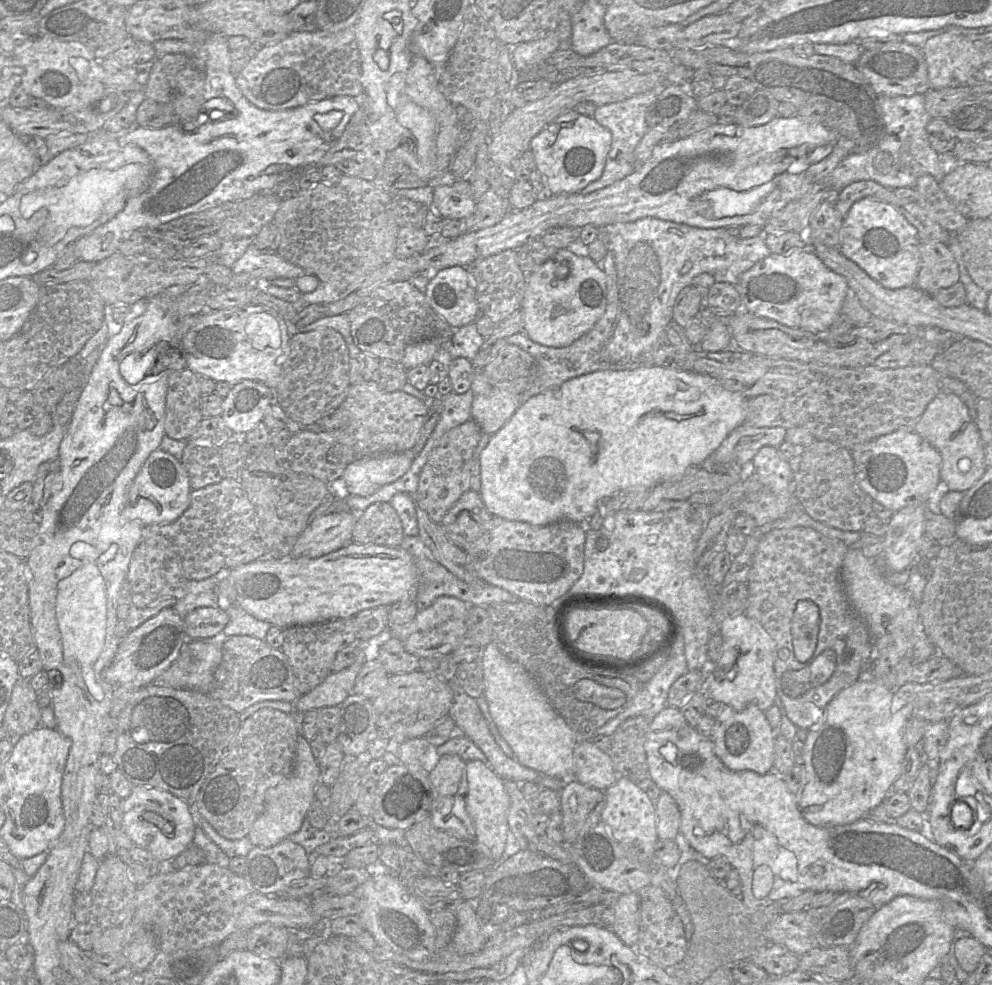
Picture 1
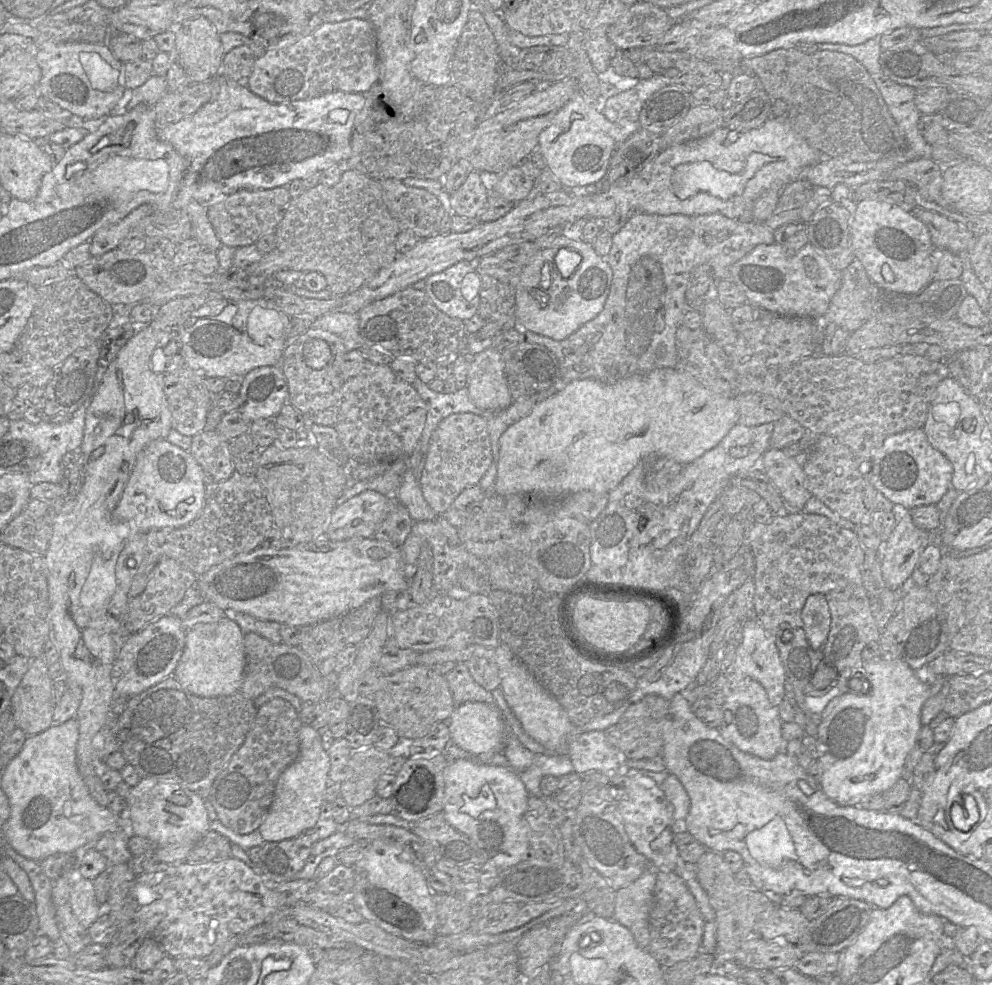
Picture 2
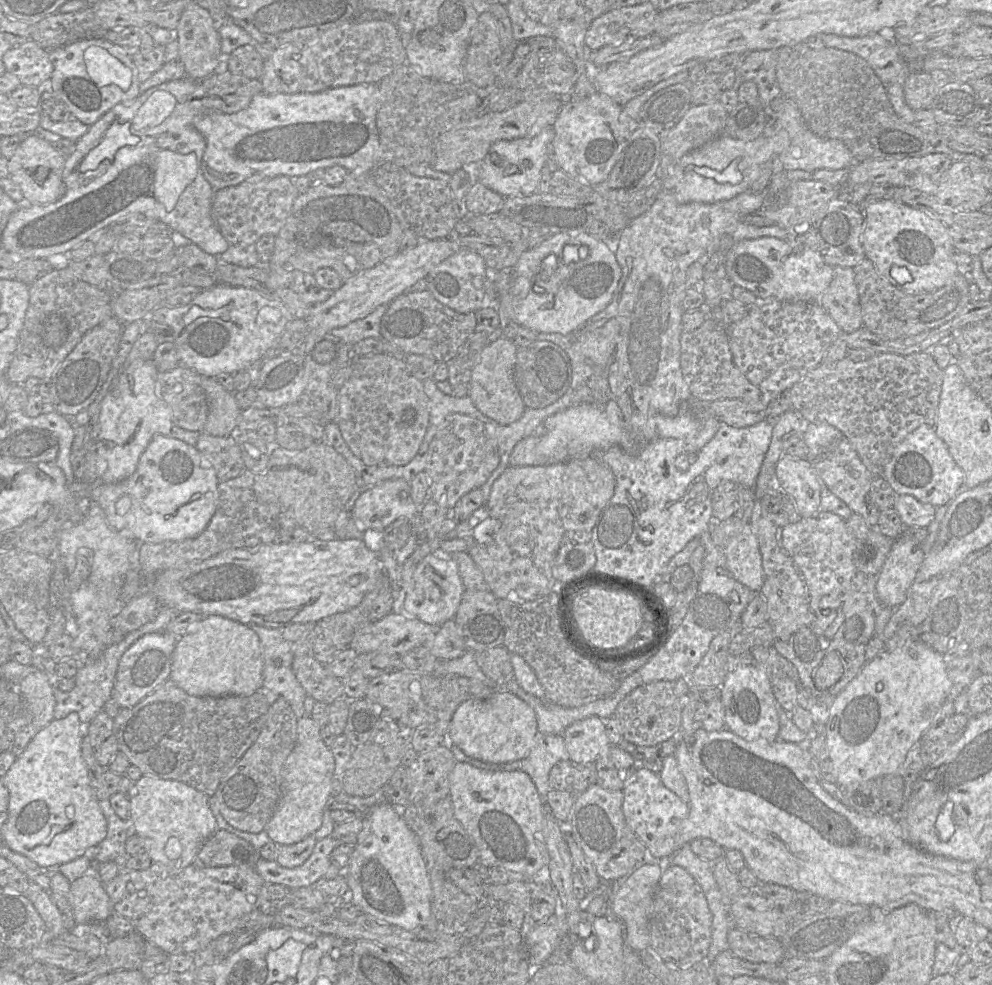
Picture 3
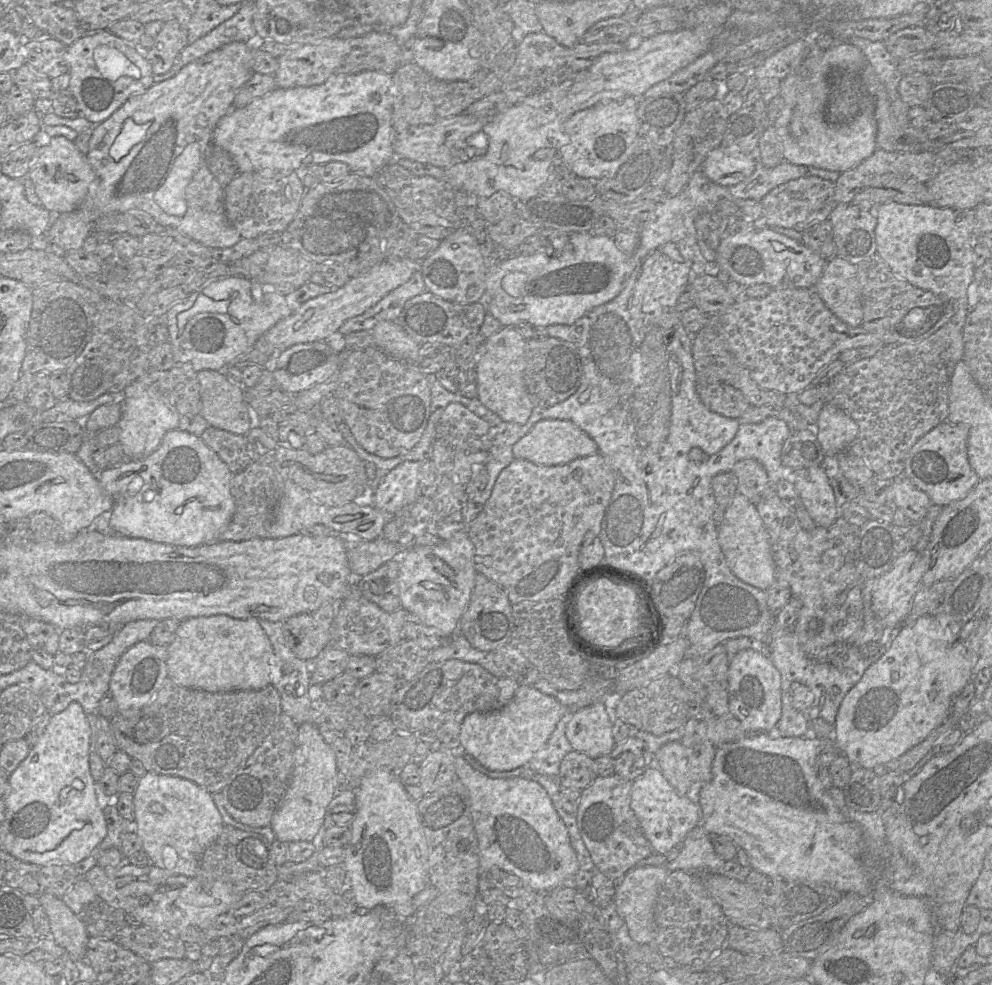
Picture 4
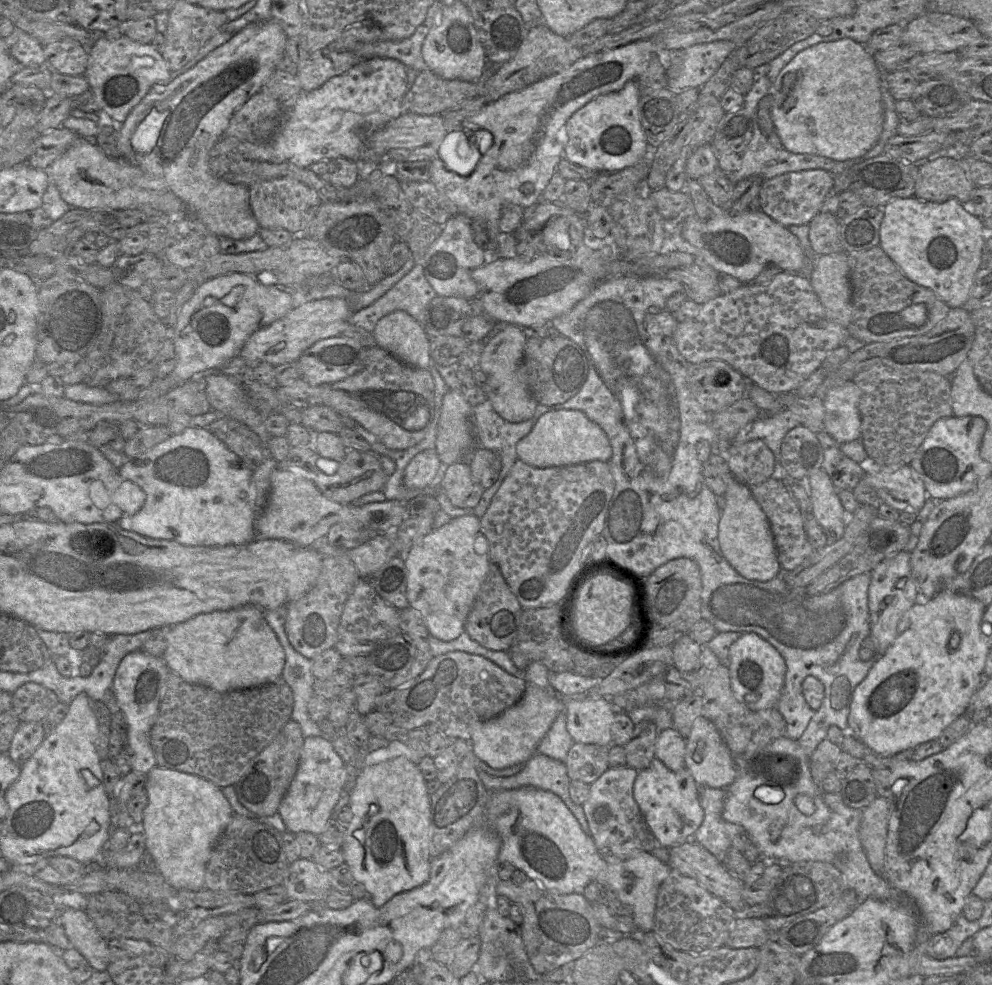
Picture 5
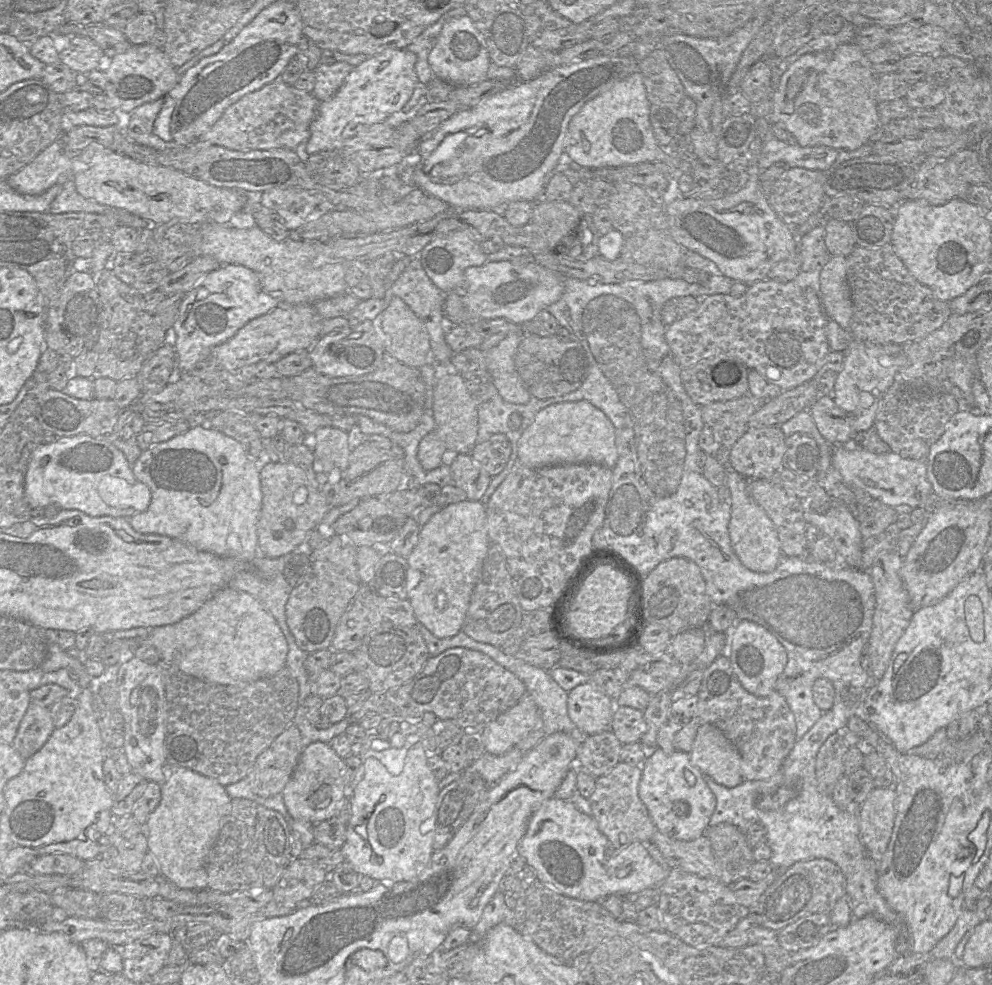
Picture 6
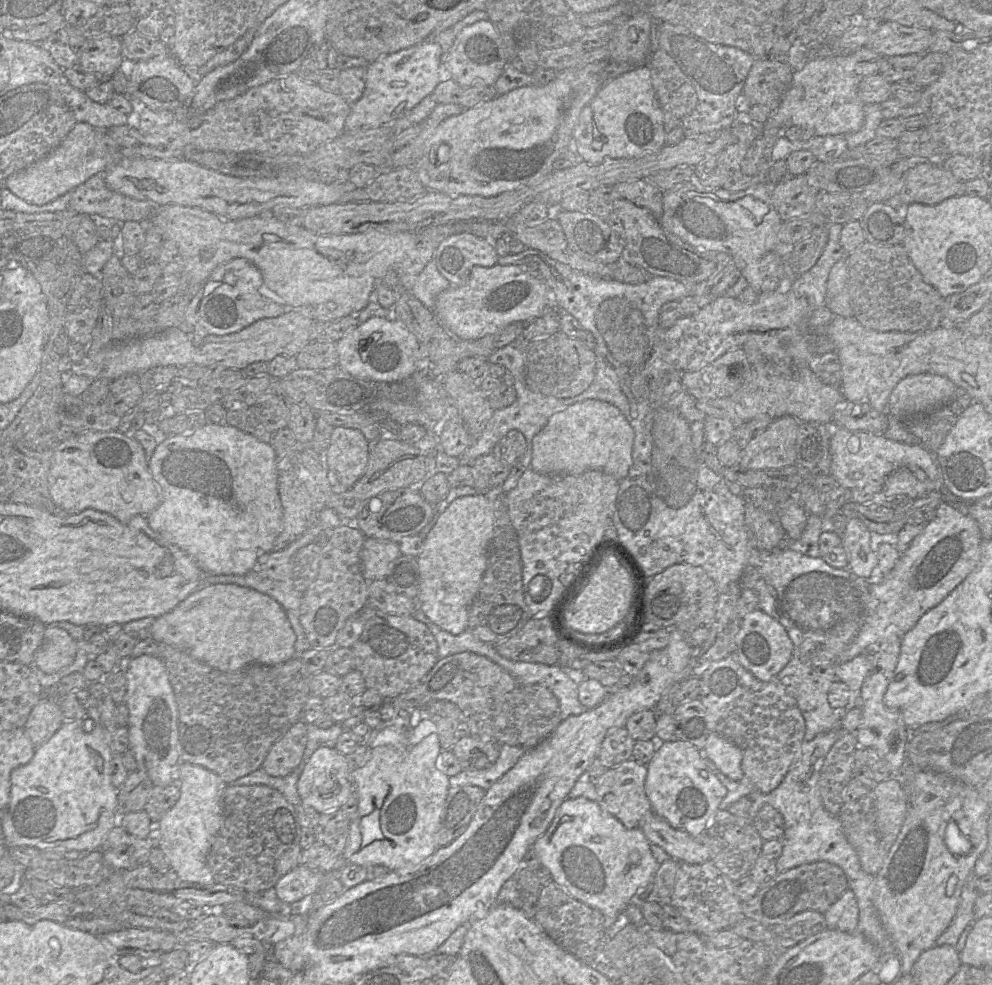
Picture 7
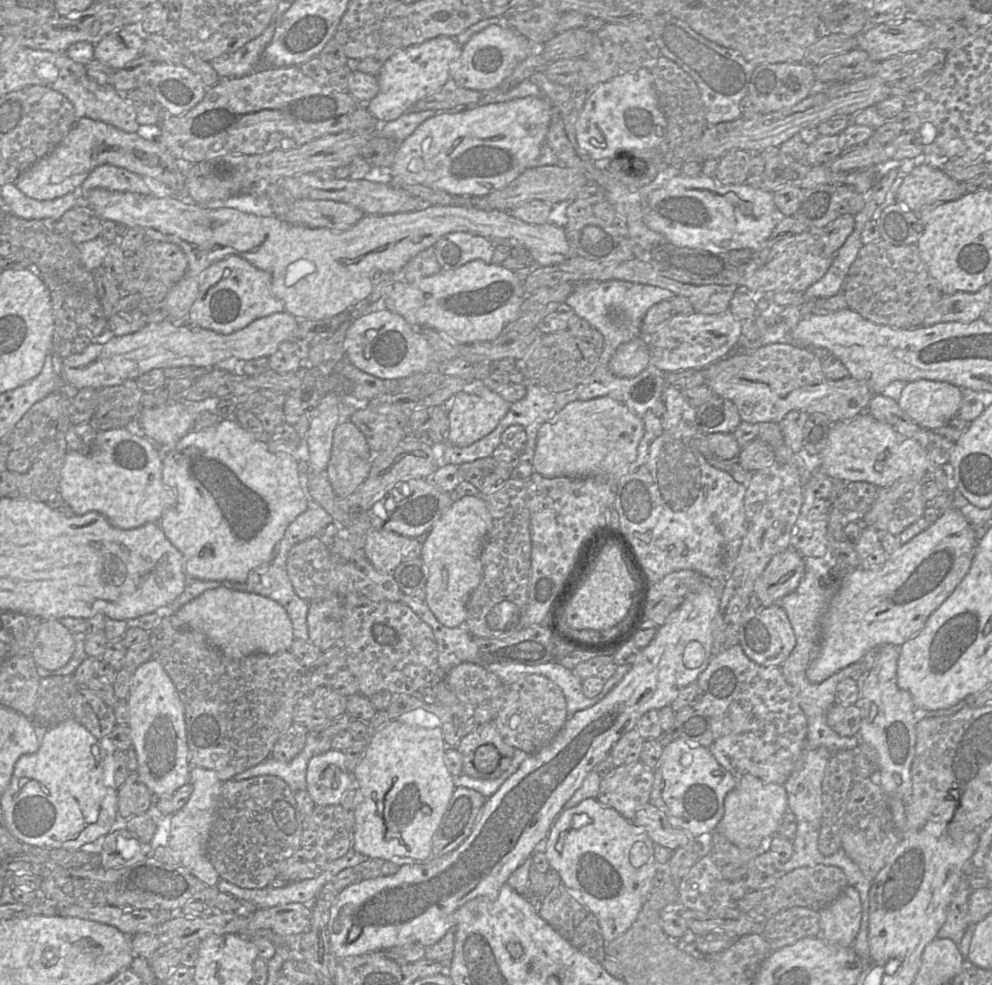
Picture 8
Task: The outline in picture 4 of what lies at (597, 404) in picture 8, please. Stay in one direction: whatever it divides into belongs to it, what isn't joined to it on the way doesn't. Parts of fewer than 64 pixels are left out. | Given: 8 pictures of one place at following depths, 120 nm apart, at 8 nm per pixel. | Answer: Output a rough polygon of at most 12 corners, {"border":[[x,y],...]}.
{"border":[[541,420],[515,459],[556,466],[598,453],[569,420]]}

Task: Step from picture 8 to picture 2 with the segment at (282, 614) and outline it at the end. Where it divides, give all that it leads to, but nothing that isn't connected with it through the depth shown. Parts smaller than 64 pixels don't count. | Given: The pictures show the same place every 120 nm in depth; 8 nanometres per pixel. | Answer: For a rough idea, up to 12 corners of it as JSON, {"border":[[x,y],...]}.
{"border":[[233,615],[186,632],[173,677],[198,697],[237,693],[246,664]]}

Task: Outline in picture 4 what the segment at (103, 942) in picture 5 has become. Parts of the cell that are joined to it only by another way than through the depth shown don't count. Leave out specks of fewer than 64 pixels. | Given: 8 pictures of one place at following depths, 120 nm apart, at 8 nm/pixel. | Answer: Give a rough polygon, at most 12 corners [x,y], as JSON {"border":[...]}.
{"border":[[52,893],[38,899],[50,937],[85,963],[90,936],[81,917]]}

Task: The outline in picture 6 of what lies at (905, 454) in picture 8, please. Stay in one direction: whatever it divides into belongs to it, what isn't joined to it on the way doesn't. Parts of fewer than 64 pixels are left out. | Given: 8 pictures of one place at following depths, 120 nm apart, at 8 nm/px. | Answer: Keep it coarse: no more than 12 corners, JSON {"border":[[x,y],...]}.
{"border":[[833,445],[842,482],[893,508],[933,491],[924,460]]}

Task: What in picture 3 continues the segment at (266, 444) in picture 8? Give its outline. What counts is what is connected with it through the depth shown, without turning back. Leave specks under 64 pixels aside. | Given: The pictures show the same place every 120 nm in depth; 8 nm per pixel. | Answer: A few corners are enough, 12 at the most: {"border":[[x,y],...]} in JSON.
{"border":[[155,434],[118,483],[73,481],[139,542],[201,534],[219,480]]}

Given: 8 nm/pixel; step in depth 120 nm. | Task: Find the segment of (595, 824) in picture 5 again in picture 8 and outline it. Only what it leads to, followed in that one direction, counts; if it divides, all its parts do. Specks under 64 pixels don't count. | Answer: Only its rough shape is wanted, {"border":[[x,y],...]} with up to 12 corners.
{"border":[[641,761],[601,779],[597,800],[633,821],[649,802],[653,770]]}

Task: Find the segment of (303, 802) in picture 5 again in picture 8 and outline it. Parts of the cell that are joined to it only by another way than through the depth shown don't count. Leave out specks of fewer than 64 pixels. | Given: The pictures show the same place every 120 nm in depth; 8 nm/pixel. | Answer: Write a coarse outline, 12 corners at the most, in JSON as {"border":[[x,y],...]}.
{"border":[[342,751],[312,757],[306,790],[315,805],[341,804],[354,785]]}

